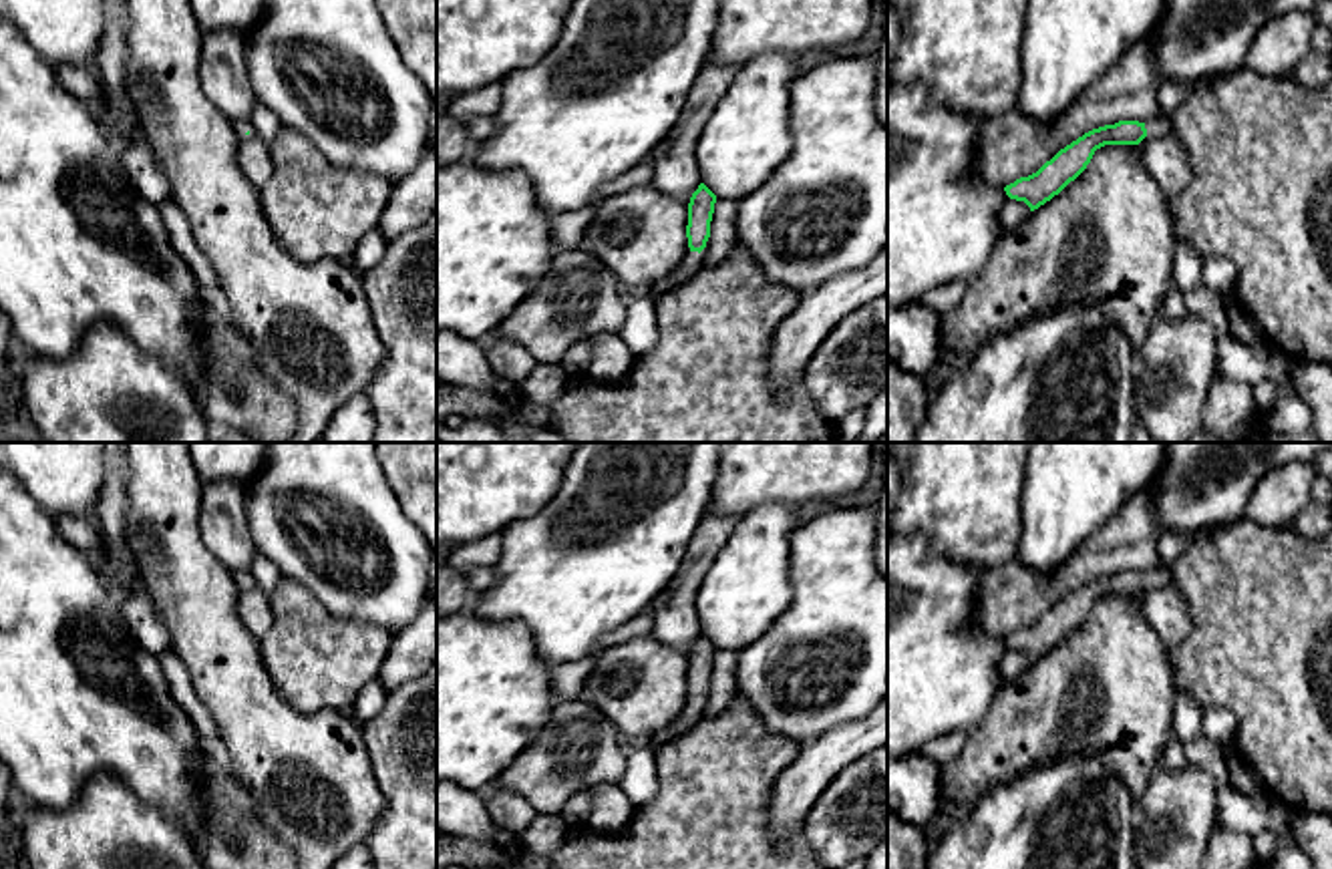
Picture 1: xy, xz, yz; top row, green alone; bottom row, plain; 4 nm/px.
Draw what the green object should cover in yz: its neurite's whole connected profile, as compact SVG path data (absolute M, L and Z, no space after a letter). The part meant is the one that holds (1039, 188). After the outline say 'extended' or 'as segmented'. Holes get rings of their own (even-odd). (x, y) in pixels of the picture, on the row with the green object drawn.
M1155 117L1147 123L1119 121L1093 129L1060 149L1036 173L1006 185L1010 199L1024 201L1030 211L1038 209L1074 181L1091 163L1097 149L1105 145L1139 145L1145 137L1171 135L1171 117Z; extended

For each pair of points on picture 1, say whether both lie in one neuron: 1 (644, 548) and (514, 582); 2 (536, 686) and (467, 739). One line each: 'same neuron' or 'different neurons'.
1: same neuron
2: same neuron

